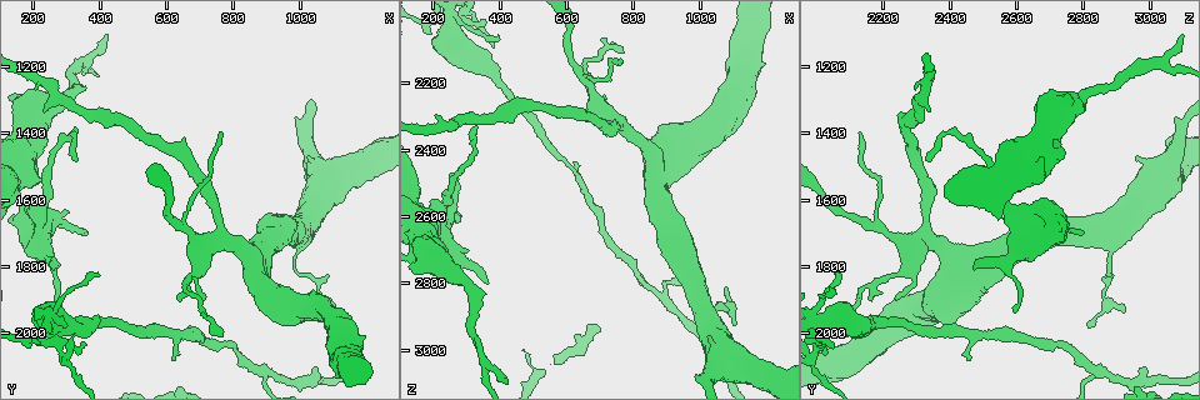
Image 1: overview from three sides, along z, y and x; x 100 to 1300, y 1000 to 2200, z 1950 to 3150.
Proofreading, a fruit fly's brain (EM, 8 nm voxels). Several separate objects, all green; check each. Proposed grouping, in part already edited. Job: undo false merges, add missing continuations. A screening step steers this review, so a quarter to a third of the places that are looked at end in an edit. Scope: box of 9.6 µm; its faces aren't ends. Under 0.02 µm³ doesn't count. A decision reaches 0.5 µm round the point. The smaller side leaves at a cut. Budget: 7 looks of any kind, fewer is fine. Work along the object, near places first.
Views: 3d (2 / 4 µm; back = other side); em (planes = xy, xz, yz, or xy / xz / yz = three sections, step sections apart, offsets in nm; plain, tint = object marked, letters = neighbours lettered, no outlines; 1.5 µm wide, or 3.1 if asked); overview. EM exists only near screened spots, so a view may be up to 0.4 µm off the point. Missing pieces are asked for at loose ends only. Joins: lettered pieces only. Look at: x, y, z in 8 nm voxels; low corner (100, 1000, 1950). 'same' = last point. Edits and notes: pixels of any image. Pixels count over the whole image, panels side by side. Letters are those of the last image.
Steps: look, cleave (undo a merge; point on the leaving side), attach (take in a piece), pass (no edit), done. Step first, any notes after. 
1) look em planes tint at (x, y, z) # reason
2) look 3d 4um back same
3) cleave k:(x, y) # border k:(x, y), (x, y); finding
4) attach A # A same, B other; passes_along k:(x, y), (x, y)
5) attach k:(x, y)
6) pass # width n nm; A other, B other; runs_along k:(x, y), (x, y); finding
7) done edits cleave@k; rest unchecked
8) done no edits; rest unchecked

look 3d 4um back at (880, 2120, 2830) # side arm on a straight run

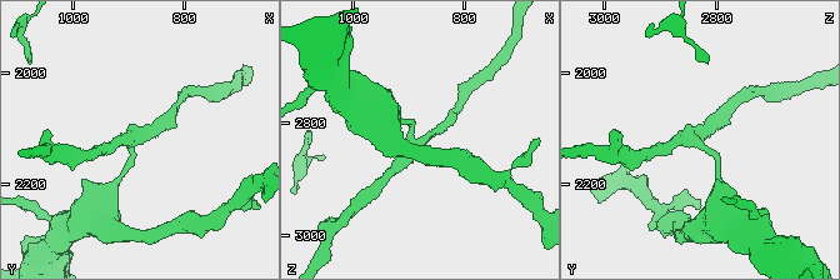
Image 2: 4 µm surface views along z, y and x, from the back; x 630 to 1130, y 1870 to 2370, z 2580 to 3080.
look em planes letters at (880, 2110, 2840) # arms 3; now the EM

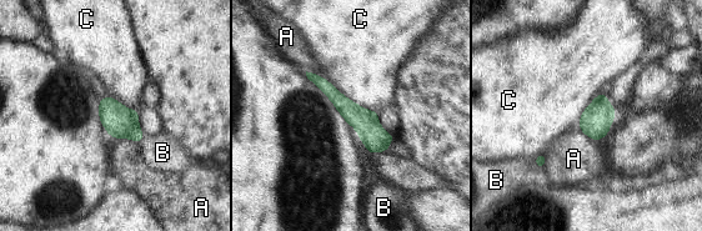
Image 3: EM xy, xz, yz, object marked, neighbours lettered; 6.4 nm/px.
cleave 3:(115, 117) # A other, B other, C other; two neurons meet here

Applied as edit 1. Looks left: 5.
look overview

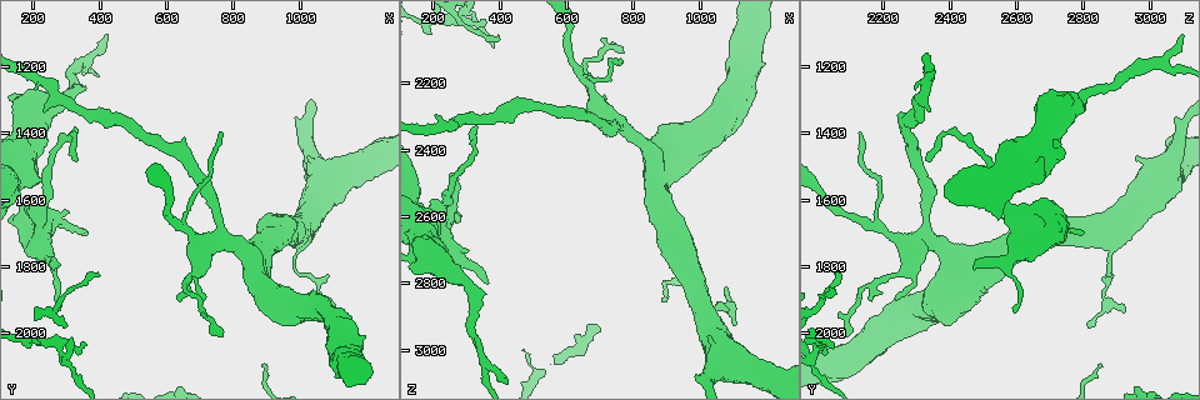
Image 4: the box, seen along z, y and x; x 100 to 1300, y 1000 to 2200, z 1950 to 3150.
look em planes plain at (1080, 1980, 2820) # tapers out

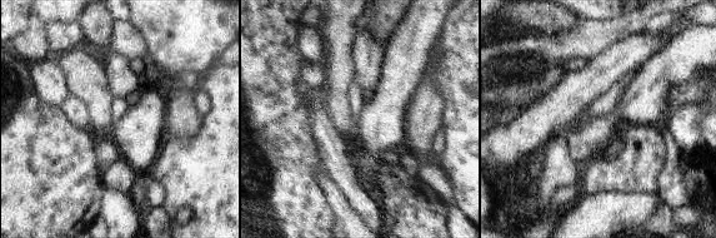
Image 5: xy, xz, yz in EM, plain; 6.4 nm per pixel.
look em planes tint same # where the object lies

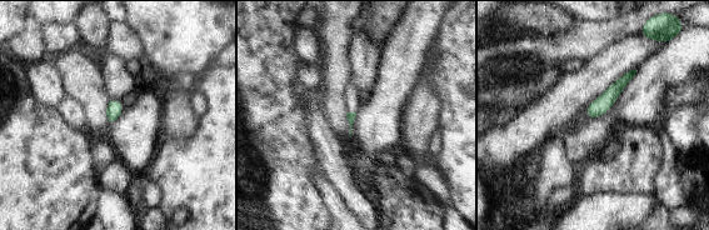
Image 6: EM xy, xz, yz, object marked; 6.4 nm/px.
look em planes letters same # what lies round it

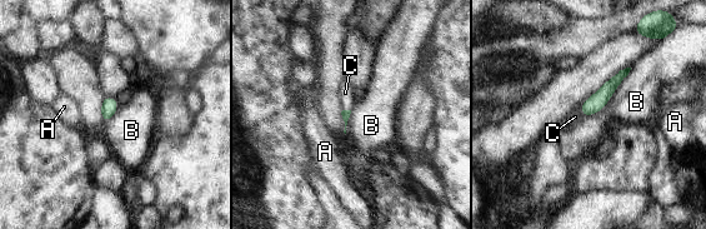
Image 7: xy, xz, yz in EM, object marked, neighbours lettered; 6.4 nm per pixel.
attach C # A other, B other, C same; passes_along 7:(594, 104), (581, 113), (575, 117); the neuron continues

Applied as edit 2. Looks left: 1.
done edits cleave@3, attach@7; rest unchecked

